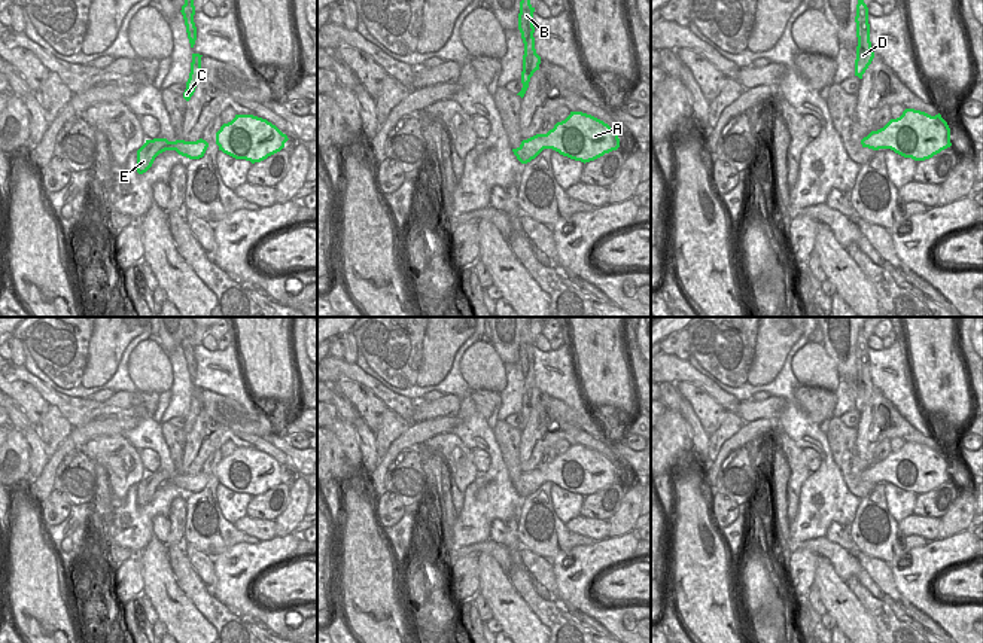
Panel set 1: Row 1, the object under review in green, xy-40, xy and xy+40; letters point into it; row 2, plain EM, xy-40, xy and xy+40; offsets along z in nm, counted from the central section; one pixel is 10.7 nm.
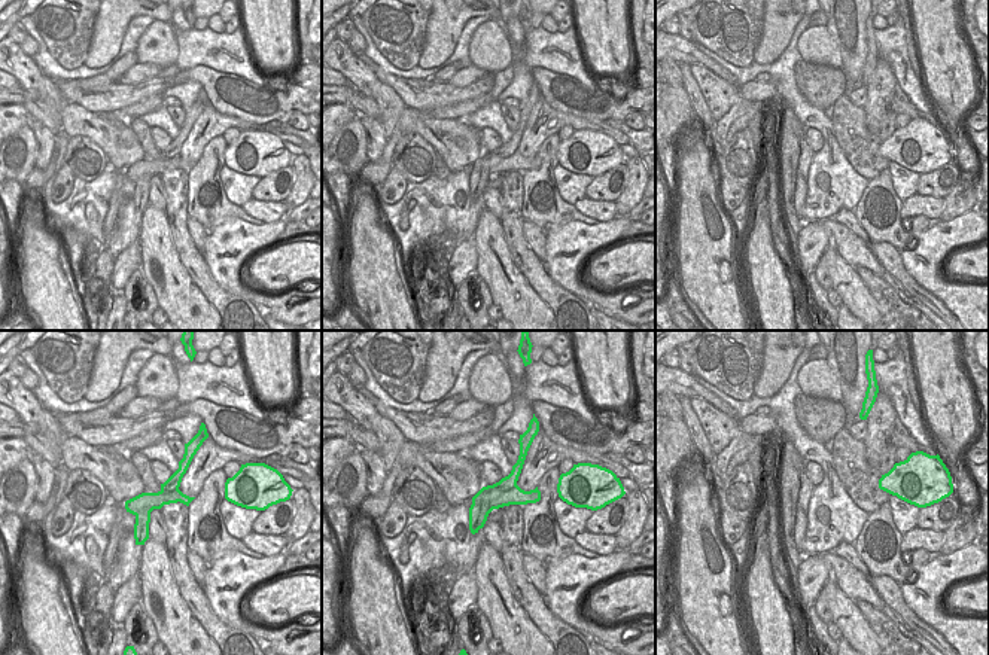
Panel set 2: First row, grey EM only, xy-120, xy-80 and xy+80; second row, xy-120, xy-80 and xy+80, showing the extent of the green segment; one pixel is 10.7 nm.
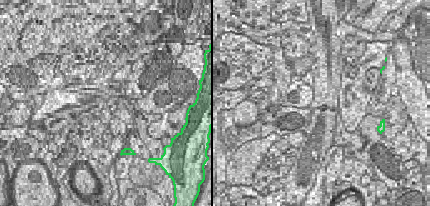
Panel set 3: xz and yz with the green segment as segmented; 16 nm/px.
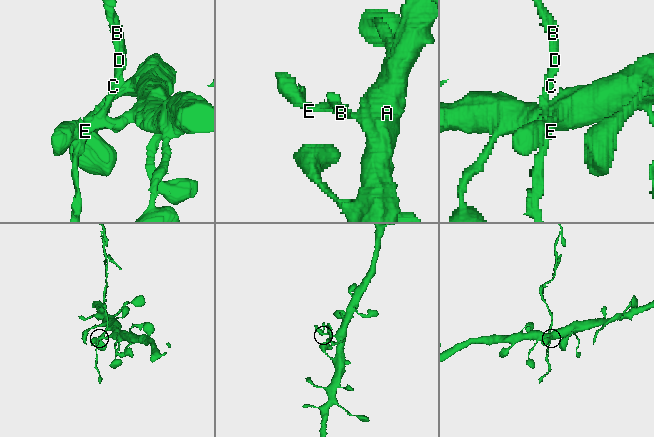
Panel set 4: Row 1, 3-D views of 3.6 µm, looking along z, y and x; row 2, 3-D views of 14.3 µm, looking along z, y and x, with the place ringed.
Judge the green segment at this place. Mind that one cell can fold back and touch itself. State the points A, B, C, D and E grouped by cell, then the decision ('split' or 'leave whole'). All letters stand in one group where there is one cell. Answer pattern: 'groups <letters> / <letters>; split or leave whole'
groups A / B C D E; split

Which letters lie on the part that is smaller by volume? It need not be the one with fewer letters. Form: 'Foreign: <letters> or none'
Foreign: B, C, D, E

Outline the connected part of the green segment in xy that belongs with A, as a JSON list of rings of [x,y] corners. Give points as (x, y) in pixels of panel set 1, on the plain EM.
[[[570,445],[547,467],[536,467],[536,470],[544,475],[544,482],[553,482],[584,497],[620,481],[617,461],[582,445]]]

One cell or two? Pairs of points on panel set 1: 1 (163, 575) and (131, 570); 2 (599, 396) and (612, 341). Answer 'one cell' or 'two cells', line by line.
1: two cells
2: one cell

